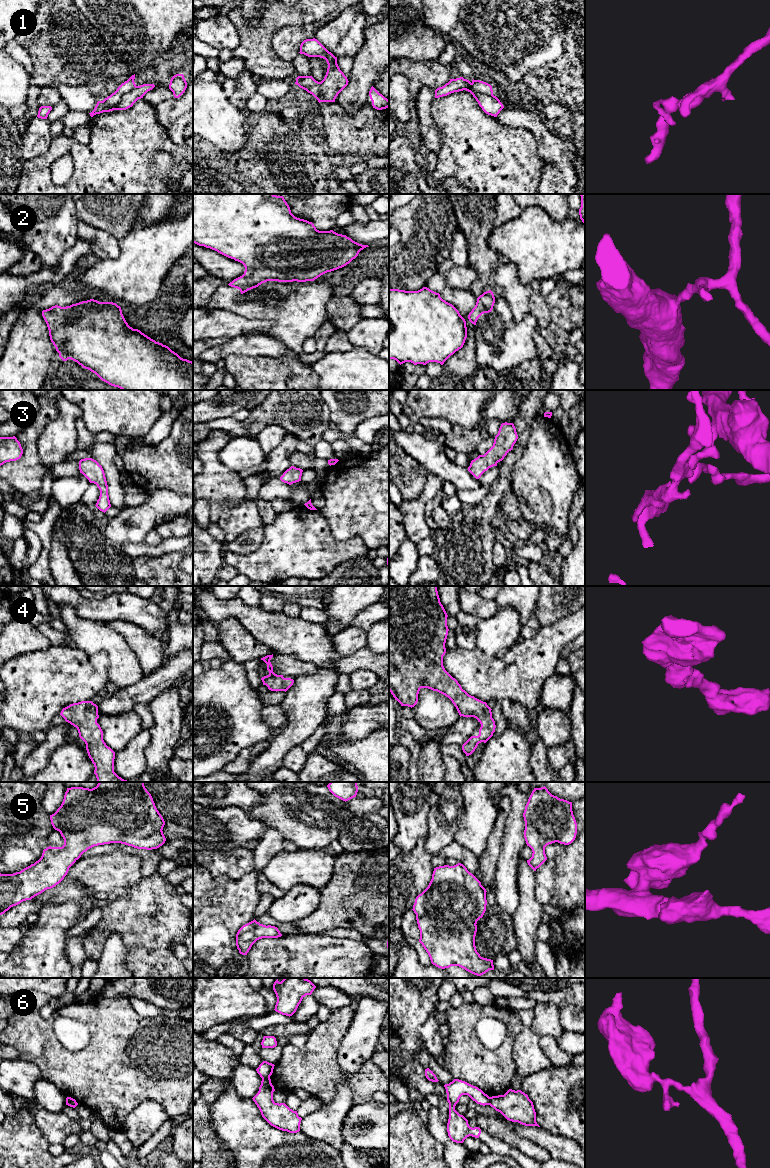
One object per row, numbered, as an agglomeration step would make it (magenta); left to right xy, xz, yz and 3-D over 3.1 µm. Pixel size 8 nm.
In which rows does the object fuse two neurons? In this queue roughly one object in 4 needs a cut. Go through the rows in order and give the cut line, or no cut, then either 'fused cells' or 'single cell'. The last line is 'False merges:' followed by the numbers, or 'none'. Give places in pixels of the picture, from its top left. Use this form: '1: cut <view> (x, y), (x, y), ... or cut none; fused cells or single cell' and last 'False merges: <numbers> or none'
1: cut xy (136, 86), (129, 90), (115, 105), (106, 106), (101, 101); fused cells
2: cut none; single cell
3: cut none; single cell
4: cut none; single cell
5: cut none; single cell
6: cut xz (269, 1077), (262, 1079); fused cells
False merges: 1, 6

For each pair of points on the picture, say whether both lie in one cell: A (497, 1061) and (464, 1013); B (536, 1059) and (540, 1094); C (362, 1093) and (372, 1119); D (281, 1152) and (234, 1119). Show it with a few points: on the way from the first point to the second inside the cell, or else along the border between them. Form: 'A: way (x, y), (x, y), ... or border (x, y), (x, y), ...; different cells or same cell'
A: way (483, 1055), (464, 1036), (464, 1027); same cell
B: border (552, 1064), (522, 1079); different cells
C: border (372, 1099), (353, 1105); different cells
D: way (269, 1152), (246, 1131); same cell

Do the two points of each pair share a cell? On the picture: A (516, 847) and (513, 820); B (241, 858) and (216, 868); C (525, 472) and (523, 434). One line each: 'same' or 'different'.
A: same
B: same
C: different

